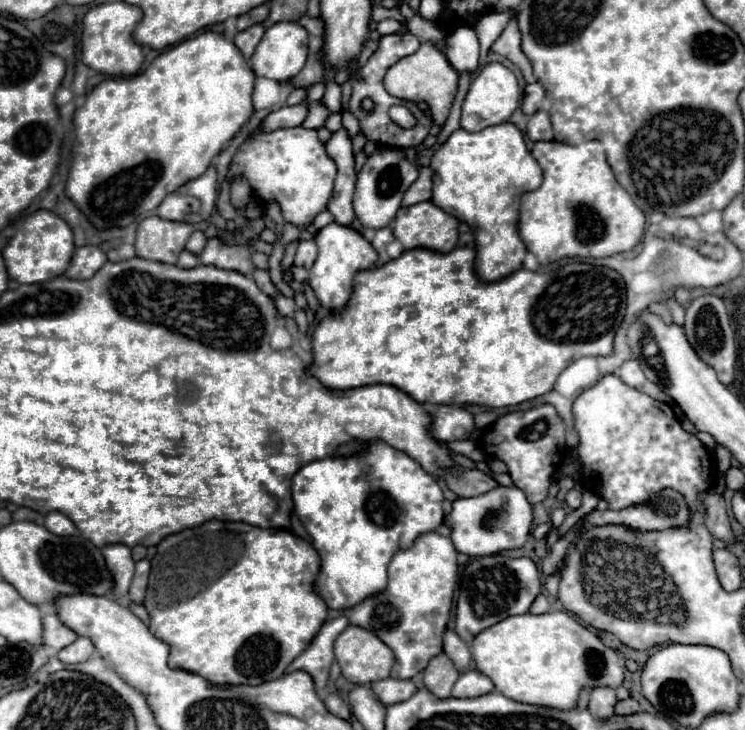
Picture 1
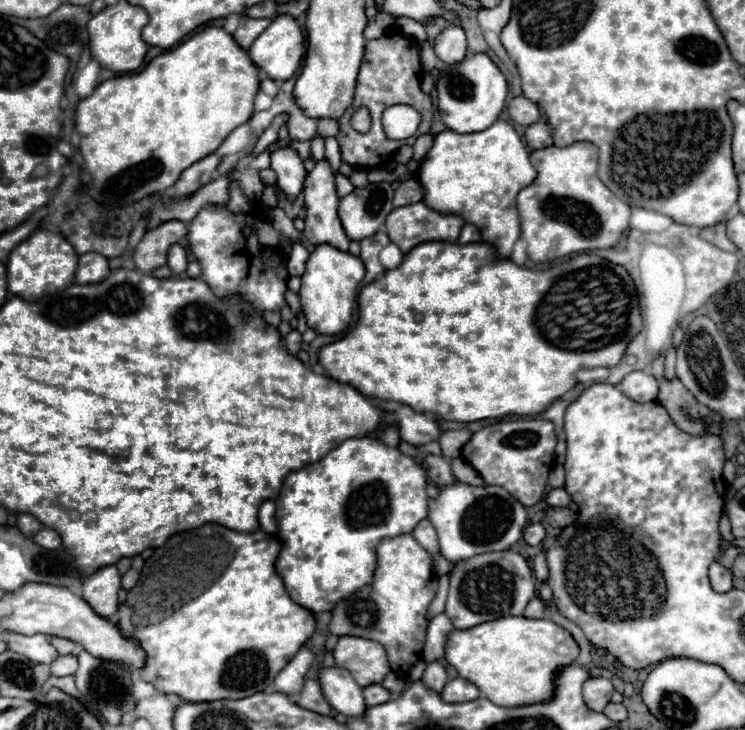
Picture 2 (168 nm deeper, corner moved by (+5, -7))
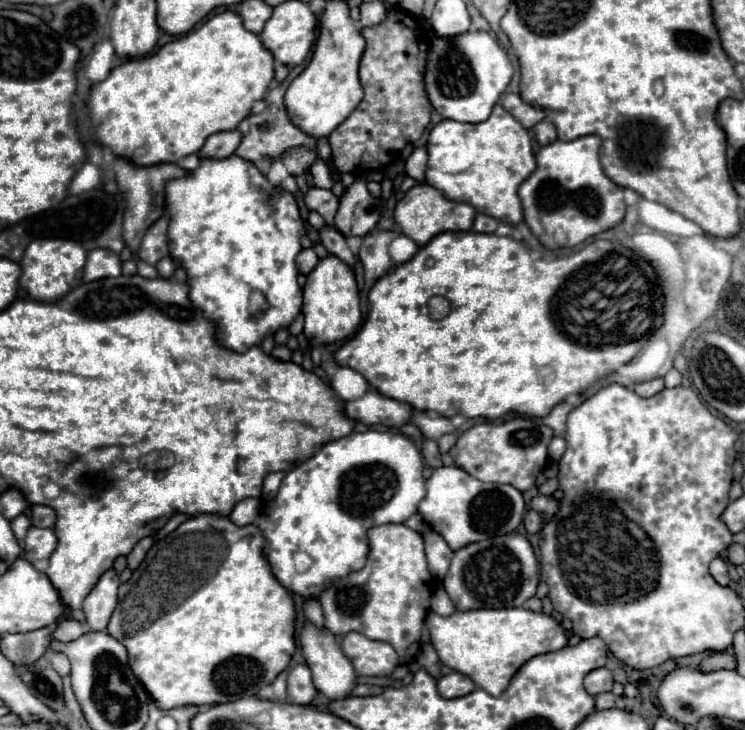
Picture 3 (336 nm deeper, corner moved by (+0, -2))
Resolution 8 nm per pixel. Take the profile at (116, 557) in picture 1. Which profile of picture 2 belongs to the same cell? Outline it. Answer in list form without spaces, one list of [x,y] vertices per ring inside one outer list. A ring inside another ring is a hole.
[[[102,566],[84,580],[84,600],[104,618],[114,618],[118,612],[120,578],[116,566]]]

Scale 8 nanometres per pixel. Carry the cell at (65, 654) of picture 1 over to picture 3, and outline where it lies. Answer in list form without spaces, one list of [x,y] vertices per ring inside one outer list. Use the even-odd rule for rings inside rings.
[[[49,653],[49,661],[53,665],[53,669],[63,677],[69,675],[69,659],[63,653]]]

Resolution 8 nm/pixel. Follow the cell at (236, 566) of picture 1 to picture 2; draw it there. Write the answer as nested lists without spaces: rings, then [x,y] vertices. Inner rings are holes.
[[[204,524],[196,530],[174,534],[172,538],[168,538],[168,542],[164,546],[156,548],[154,554],[144,562],[144,574],[140,576],[138,584],[128,592],[126,604],[120,606],[120,610],[118,610],[120,612],[120,620],[118,620],[120,632],[124,636],[134,636],[148,654],[148,662],[142,668],[142,678],[146,682],[152,682],[160,692],[176,694],[188,702],[212,702],[212,700],[222,700],[222,698],[238,700],[238,698],[252,696],[256,692],[266,692],[272,686],[276,674],[288,664],[288,660],[294,658],[294,654],[304,646],[304,642],[316,630],[316,620],[314,620],[312,612],[308,612],[300,604],[292,602],[292,598],[284,590],[282,578],[276,574],[278,554],[280,554],[280,540],[274,534],[266,534],[264,530],[258,530],[252,534],[242,534],[242,532],[224,528],[220,524]]]

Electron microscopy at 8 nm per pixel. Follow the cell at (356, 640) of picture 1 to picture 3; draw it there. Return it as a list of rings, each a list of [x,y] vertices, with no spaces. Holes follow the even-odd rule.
[[[347,633],[341,641],[341,649],[351,659],[353,667],[355,667],[355,673],[359,677],[389,677],[393,673],[393,669],[399,665],[399,655],[389,643],[367,639],[361,633]]]

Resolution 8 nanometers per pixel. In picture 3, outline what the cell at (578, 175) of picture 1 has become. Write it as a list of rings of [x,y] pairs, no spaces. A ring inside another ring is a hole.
[[[585,135],[573,141],[553,141],[545,147],[539,149],[537,153],[537,169],[521,183],[519,187],[519,199],[523,205],[523,217],[529,229],[539,237],[539,241],[549,247],[549,249],[559,249],[559,247],[575,247],[597,233],[615,227],[623,215],[625,215],[625,201],[623,201],[623,189],[609,181],[605,177],[603,167],[599,163],[599,147],[601,139],[597,135]]]

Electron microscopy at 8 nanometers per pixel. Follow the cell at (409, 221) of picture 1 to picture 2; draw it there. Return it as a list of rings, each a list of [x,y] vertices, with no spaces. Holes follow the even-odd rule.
[[[424,202],[394,208],[386,218],[386,234],[404,254],[422,242],[456,242],[462,226],[464,220],[460,216],[438,214]]]

